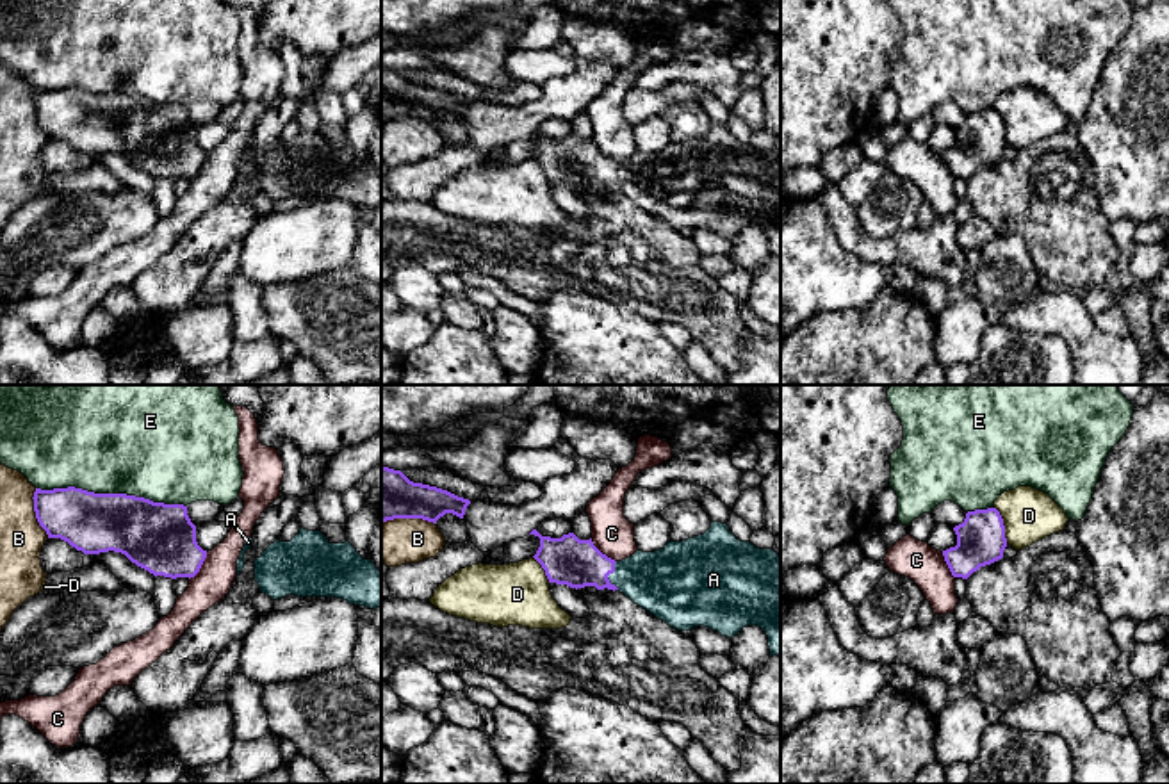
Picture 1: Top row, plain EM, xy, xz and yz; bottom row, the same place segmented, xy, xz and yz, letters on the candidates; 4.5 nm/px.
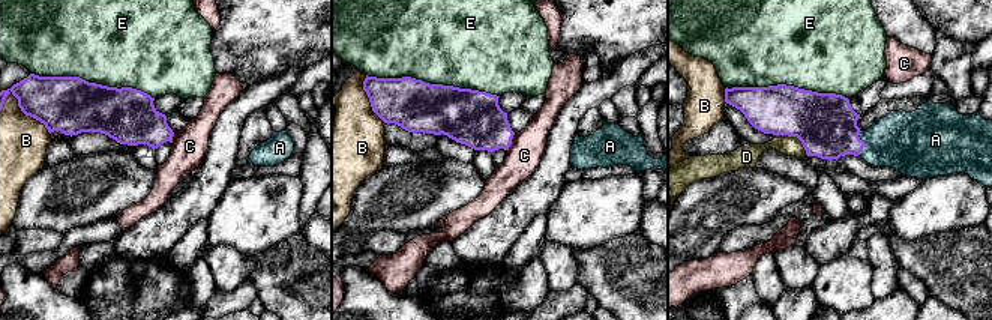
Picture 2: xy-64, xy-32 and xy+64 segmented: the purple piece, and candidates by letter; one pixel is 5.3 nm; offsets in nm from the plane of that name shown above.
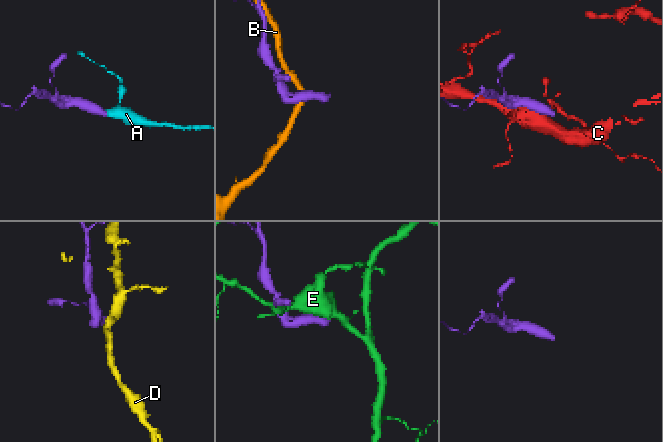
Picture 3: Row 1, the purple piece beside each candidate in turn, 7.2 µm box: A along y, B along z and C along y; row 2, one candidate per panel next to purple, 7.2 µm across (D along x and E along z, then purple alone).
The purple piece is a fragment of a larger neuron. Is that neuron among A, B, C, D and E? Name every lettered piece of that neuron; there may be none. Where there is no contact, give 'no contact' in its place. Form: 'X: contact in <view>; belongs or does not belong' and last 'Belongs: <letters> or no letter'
A: contact in xz; belongs
B: contact in xy; does not belong
C: contact in xy; does not belong
D: contact in yz; does not belong
E: contact in xy; does not belong
Belongs: A

